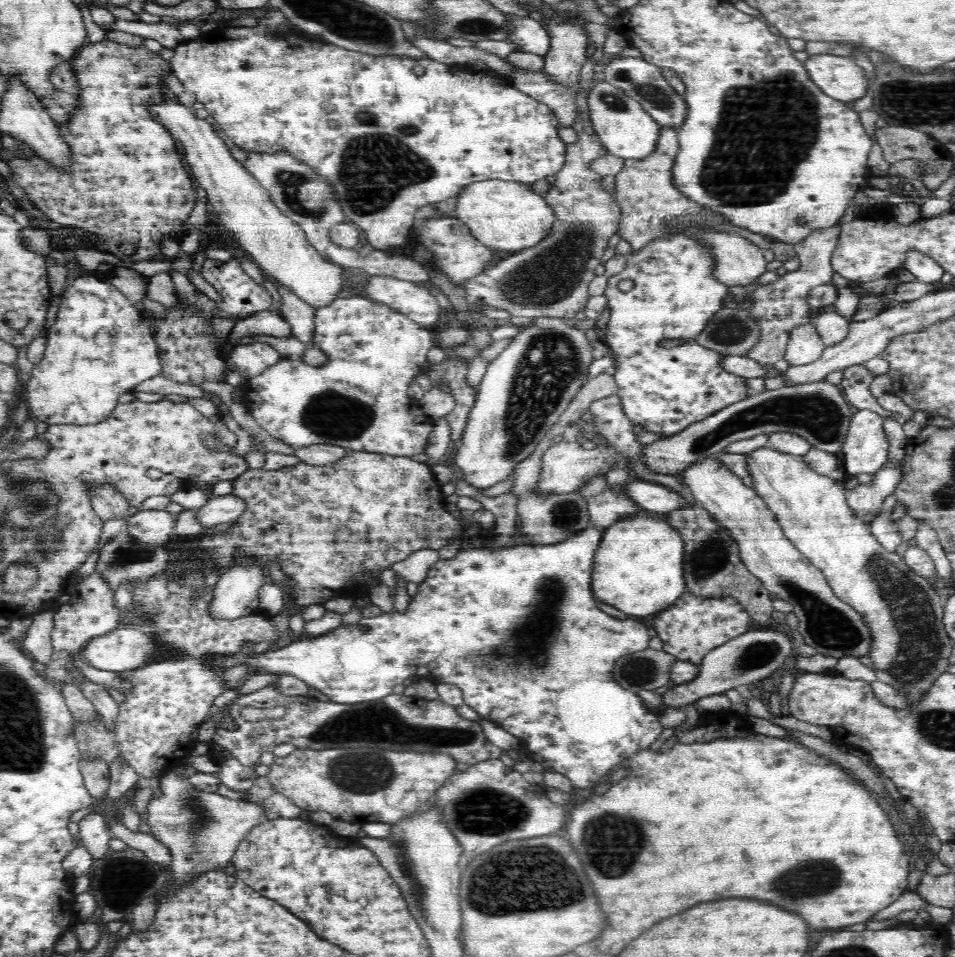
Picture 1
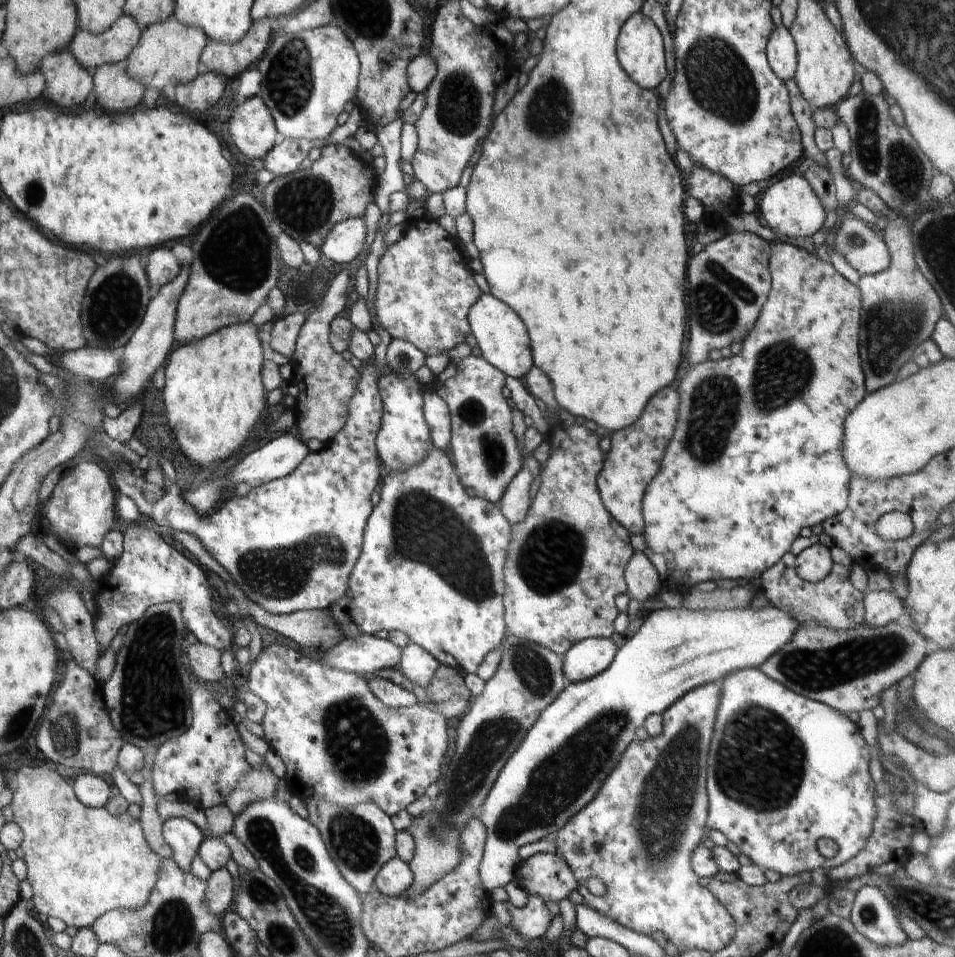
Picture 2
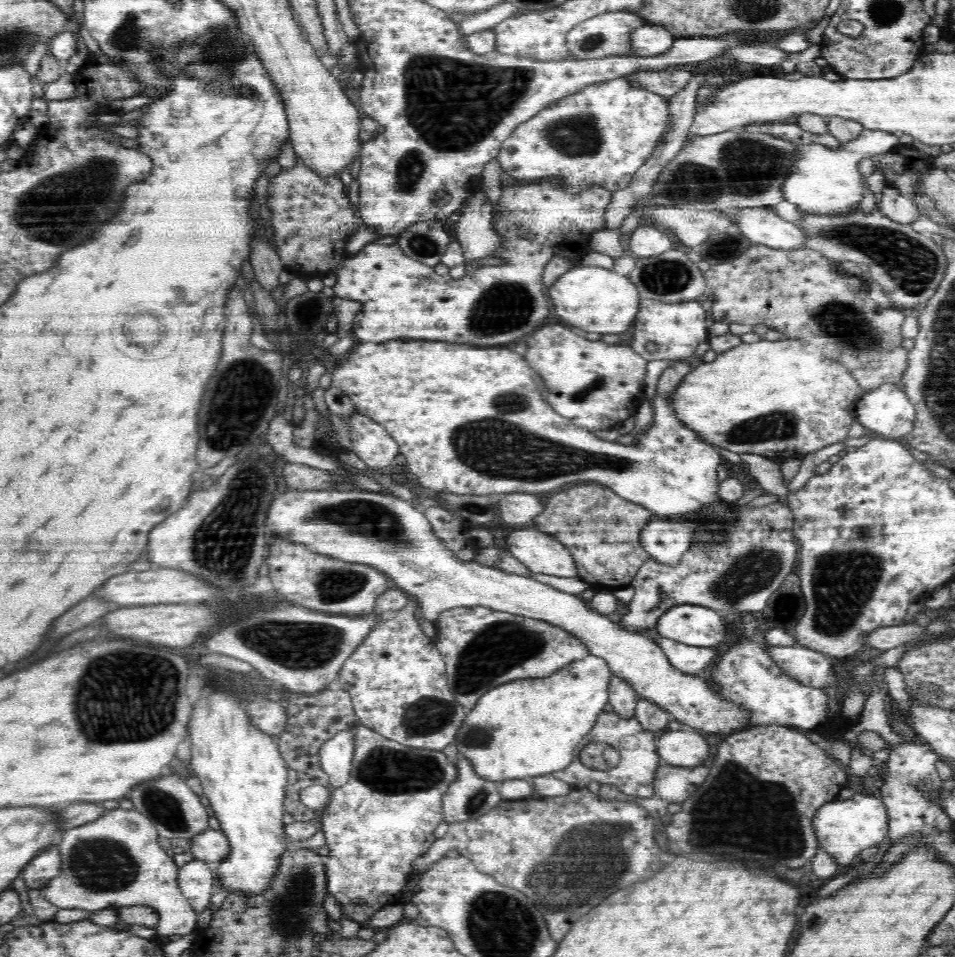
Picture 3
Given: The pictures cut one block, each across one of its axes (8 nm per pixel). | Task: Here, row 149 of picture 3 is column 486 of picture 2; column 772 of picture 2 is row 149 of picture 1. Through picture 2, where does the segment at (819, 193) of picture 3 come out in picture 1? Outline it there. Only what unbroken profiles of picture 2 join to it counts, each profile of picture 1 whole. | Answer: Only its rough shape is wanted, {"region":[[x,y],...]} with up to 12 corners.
{"region":[[598,79],[587,102],[607,153],[642,160],[661,126],[621,88]]}

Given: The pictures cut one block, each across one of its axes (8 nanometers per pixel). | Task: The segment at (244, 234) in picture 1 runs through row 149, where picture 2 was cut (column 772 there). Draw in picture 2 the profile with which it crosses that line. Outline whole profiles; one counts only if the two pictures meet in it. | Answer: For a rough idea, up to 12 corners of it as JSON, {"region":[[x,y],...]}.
{"region":[[808,180],[768,186],[757,211],[770,229],[814,235],[826,215]]}

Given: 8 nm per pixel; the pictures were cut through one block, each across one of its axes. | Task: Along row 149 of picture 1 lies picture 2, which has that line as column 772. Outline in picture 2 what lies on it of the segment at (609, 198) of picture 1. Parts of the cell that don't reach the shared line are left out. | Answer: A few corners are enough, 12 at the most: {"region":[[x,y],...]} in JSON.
{"region":[[789,552],[760,576],[769,604],[800,625],[844,631],[865,619],[850,567],[796,575]]}

